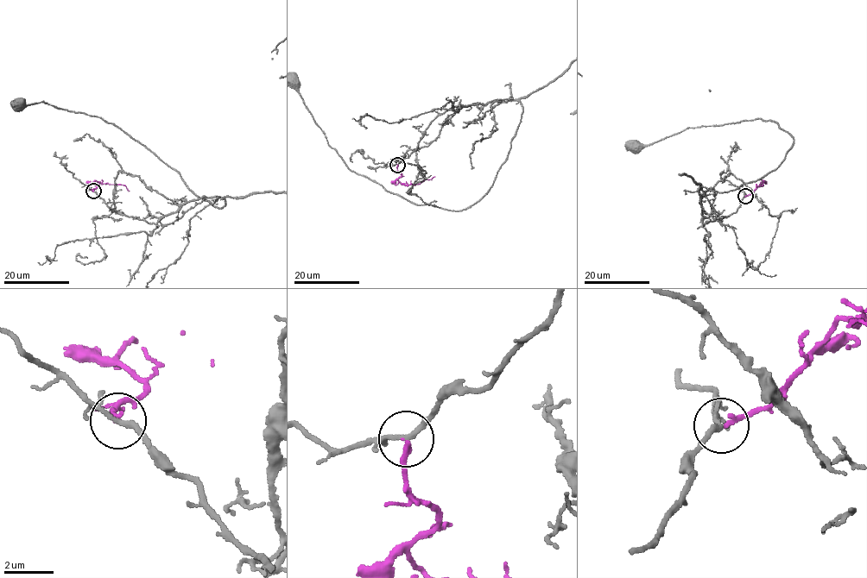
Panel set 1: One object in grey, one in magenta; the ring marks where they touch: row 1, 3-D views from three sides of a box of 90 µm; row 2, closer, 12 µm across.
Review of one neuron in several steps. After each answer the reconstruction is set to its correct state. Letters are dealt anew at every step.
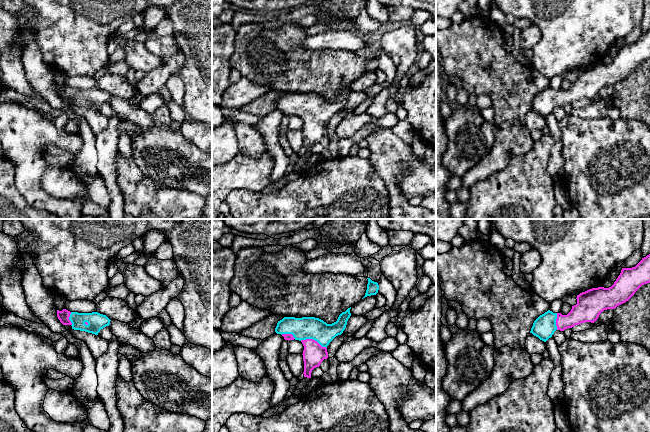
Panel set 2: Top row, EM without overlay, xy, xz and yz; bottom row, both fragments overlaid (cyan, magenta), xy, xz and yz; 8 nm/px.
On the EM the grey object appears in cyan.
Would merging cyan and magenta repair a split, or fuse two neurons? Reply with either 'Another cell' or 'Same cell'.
Same cell

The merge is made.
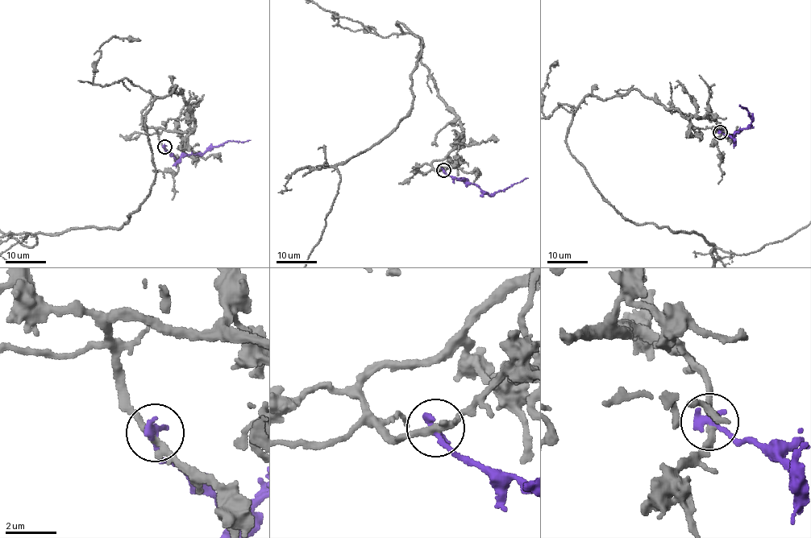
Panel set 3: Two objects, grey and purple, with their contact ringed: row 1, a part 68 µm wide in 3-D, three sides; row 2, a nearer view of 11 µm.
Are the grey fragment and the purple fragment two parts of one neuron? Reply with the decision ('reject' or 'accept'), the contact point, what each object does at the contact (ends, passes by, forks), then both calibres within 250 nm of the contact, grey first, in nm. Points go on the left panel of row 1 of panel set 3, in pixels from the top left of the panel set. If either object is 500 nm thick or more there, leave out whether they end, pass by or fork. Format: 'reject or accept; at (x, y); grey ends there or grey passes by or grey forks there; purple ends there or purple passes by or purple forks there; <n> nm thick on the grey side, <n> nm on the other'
reject; at (164, 146); grey passes by; purple ends there; 240 nm thick on the grey side, 360 nm on the other

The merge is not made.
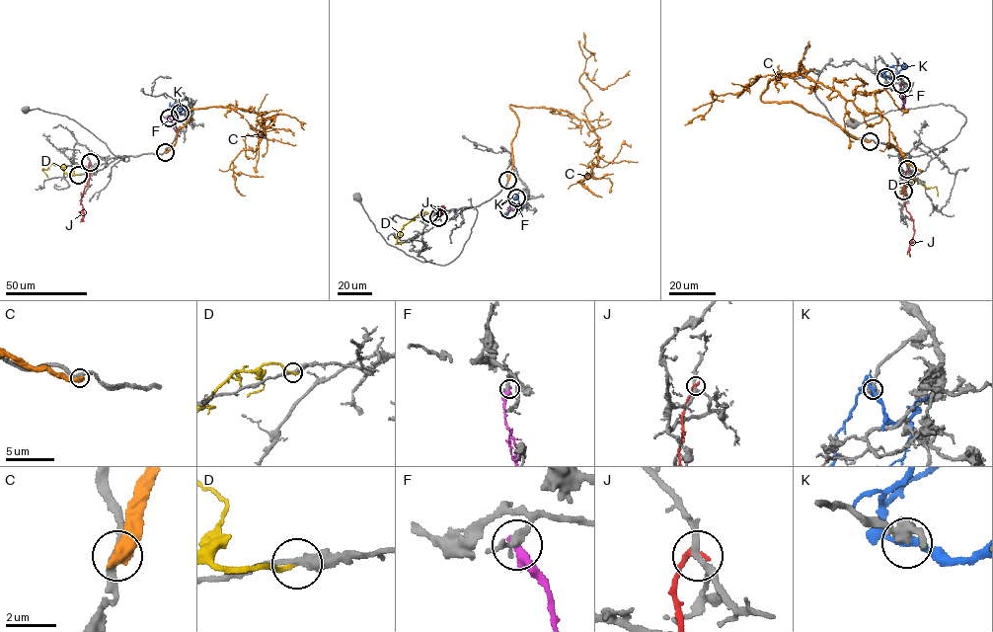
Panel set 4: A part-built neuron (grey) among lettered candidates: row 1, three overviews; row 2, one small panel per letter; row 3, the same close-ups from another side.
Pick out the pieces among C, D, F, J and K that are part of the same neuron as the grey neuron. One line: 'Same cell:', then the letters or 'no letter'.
Same cell: no letter

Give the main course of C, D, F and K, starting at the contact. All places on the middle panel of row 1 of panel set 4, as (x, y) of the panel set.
C: (507, 180), (519, 123), (511, 105), (567, 111), (585, 120), (597, 136), (598, 161), (577, 181), (613, 173)
D: (428, 213), (419, 212), (404, 226), (396, 244), (403, 243)
F: (508, 209), (522, 204)
K: (516, 197), (505, 214)

